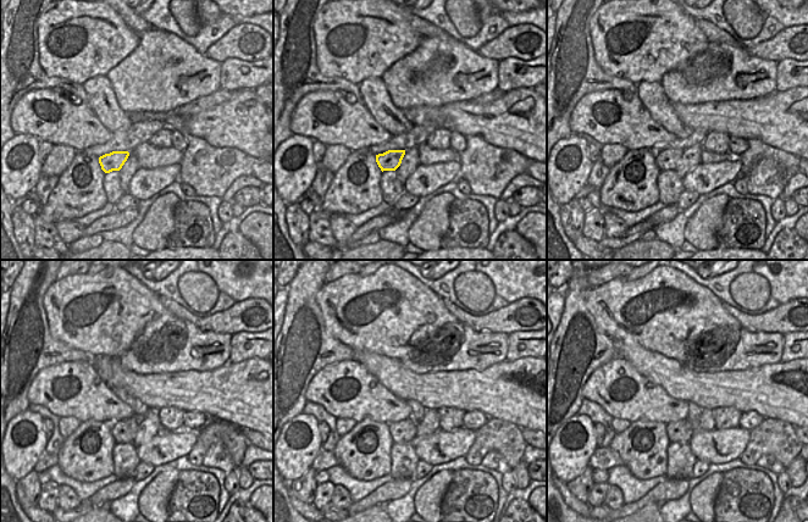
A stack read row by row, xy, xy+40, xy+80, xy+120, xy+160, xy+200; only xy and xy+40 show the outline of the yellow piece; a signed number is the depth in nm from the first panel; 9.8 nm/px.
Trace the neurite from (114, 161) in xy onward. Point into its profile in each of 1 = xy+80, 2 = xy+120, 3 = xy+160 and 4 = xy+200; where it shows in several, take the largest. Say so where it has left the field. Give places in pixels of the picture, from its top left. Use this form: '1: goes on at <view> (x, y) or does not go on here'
1: goes on at xy+80 (667, 160)
2: goes on at xy+120 (127, 428)
3: goes on at xy+160 (403, 432)
4: goes on at xy+200 (678, 432)

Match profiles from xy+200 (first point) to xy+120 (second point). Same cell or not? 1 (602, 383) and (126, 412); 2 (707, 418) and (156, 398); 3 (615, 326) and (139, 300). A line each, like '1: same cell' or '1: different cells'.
1: same cell
2: different cells
3: same cell

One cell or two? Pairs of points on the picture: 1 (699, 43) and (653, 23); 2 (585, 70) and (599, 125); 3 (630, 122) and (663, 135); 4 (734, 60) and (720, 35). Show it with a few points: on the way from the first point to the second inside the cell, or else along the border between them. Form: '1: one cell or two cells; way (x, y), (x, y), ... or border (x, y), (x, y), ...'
1: one cell; way (688, 42), (676, 40), (664, 34)
2: two cells; border (619, 89), (602, 89), (586, 93), (571, 114)
3: one cell; way (638, 131), (654, 134)
4: two cells; border (709, 42), (721, 42), (742, 48)

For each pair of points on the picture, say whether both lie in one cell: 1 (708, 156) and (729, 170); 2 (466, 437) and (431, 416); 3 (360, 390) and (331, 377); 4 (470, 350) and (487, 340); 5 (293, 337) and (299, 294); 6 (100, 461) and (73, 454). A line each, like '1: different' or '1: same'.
1: different
2: different
3: same
4: same
5: same
6: same

